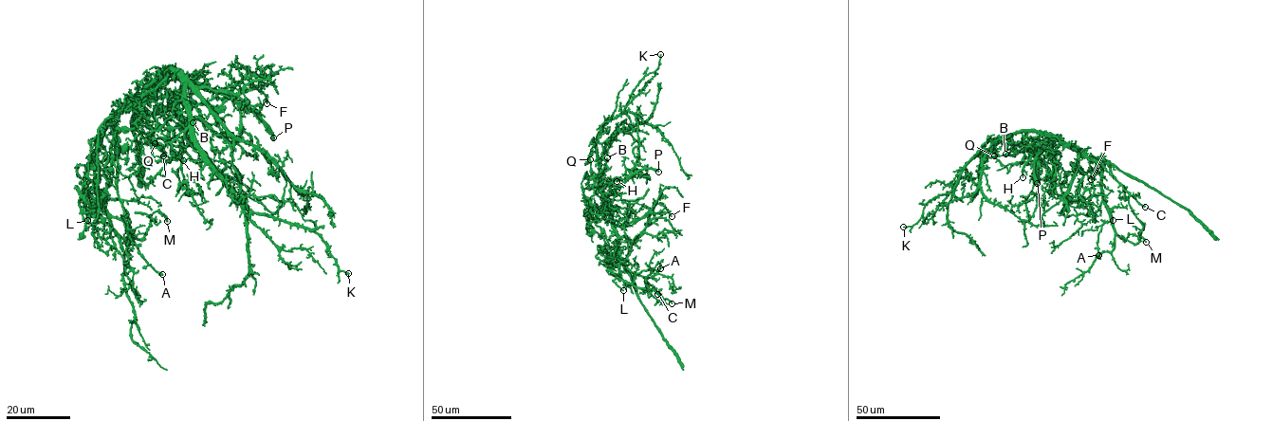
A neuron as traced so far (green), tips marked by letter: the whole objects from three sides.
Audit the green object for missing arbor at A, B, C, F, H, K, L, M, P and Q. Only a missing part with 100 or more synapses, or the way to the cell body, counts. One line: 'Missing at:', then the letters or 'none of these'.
Missing at: P

